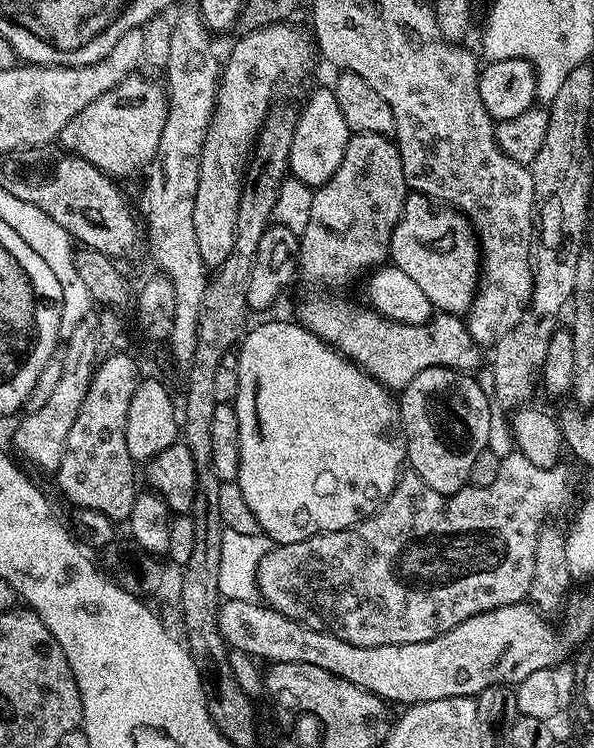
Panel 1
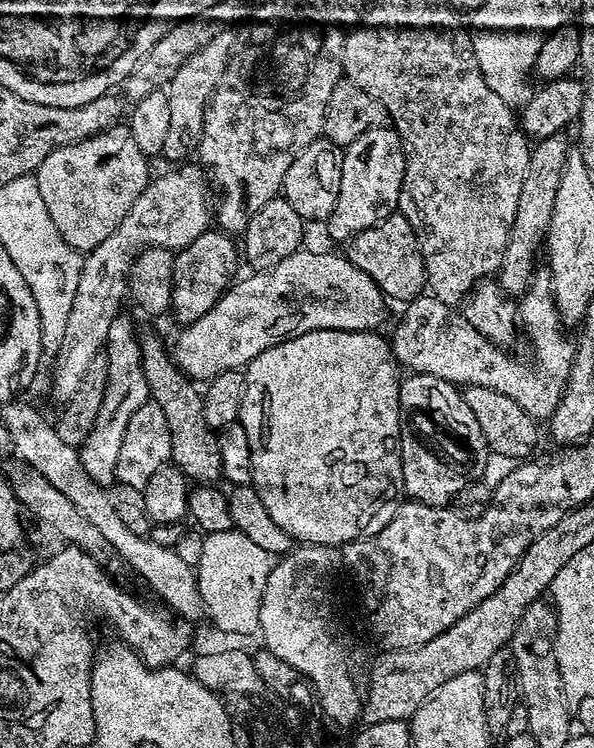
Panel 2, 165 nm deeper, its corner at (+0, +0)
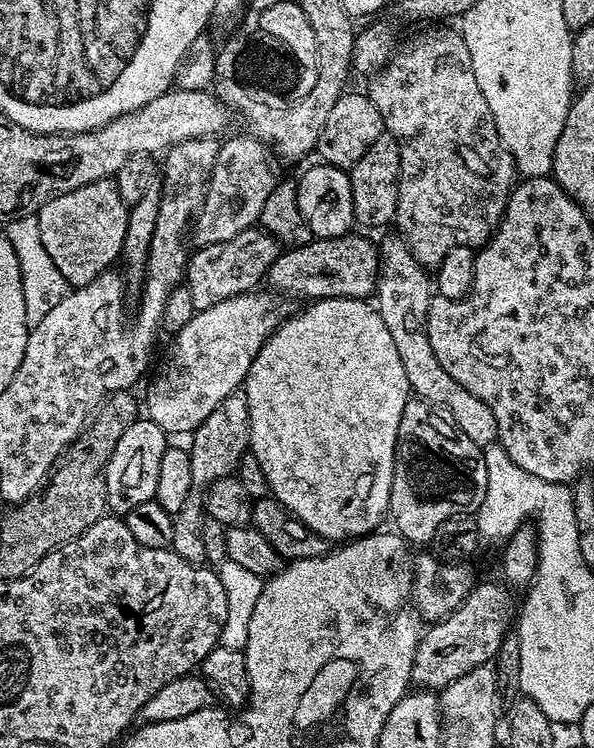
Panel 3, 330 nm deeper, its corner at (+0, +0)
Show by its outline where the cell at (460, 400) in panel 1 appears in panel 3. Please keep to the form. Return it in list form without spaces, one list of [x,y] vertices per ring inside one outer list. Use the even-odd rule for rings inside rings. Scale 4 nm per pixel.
[[[410,398],[406,402],[406,410],[402,410],[402,422],[398,422],[398,434],[396,435],[396,457],[394,458],[394,478],[390,486],[390,502],[388,503],[388,511],[390,520],[393,520],[395,531],[404,537],[409,545],[415,544],[427,545],[434,538],[438,526],[442,526],[442,522],[446,522],[446,518],[454,518],[465,514],[475,514],[482,506],[482,498],[486,498],[486,482],[488,475],[486,474],[486,458],[484,457],[484,449],[478,447],[474,442],[470,442],[470,438],[466,438],[466,434],[462,434],[462,430],[458,430],[455,424],[443,411],[437,410],[426,400],[419,398]]]

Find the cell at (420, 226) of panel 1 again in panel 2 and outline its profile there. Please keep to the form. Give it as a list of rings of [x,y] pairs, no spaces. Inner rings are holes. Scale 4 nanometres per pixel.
[[[393,214],[390,218],[378,222],[378,226],[362,230],[352,237],[347,248],[348,261],[358,266],[358,270],[370,274],[370,278],[374,278],[374,282],[389,301],[415,300],[425,291],[424,263],[420,257],[420,247],[410,222],[406,222],[404,216]]]

